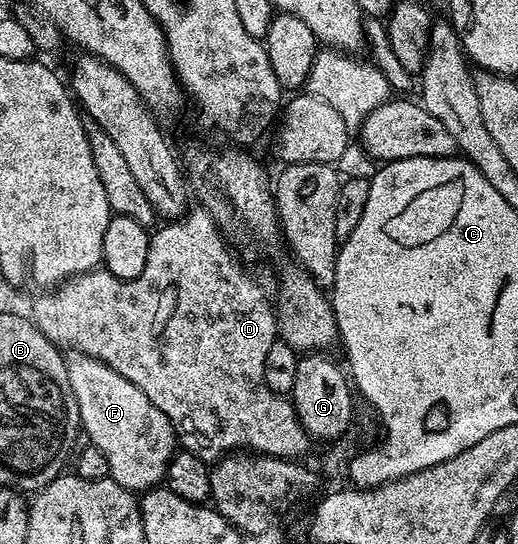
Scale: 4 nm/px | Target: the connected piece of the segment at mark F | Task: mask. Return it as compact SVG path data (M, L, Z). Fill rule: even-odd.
M73 350L67 351L65 357L68 382L72 382L72 390L82 419L81 431L85 439L87 436L90 439L87 441L98 448L100 454L104 454L108 461L109 479L129 488L135 494L159 487L166 479L166 471L176 451L174 427L168 422L166 415L156 406L152 406L148 394L144 394L140 386L128 382L128 378L120 378L120 374L116 374L116 370L112 370L104 362Z

